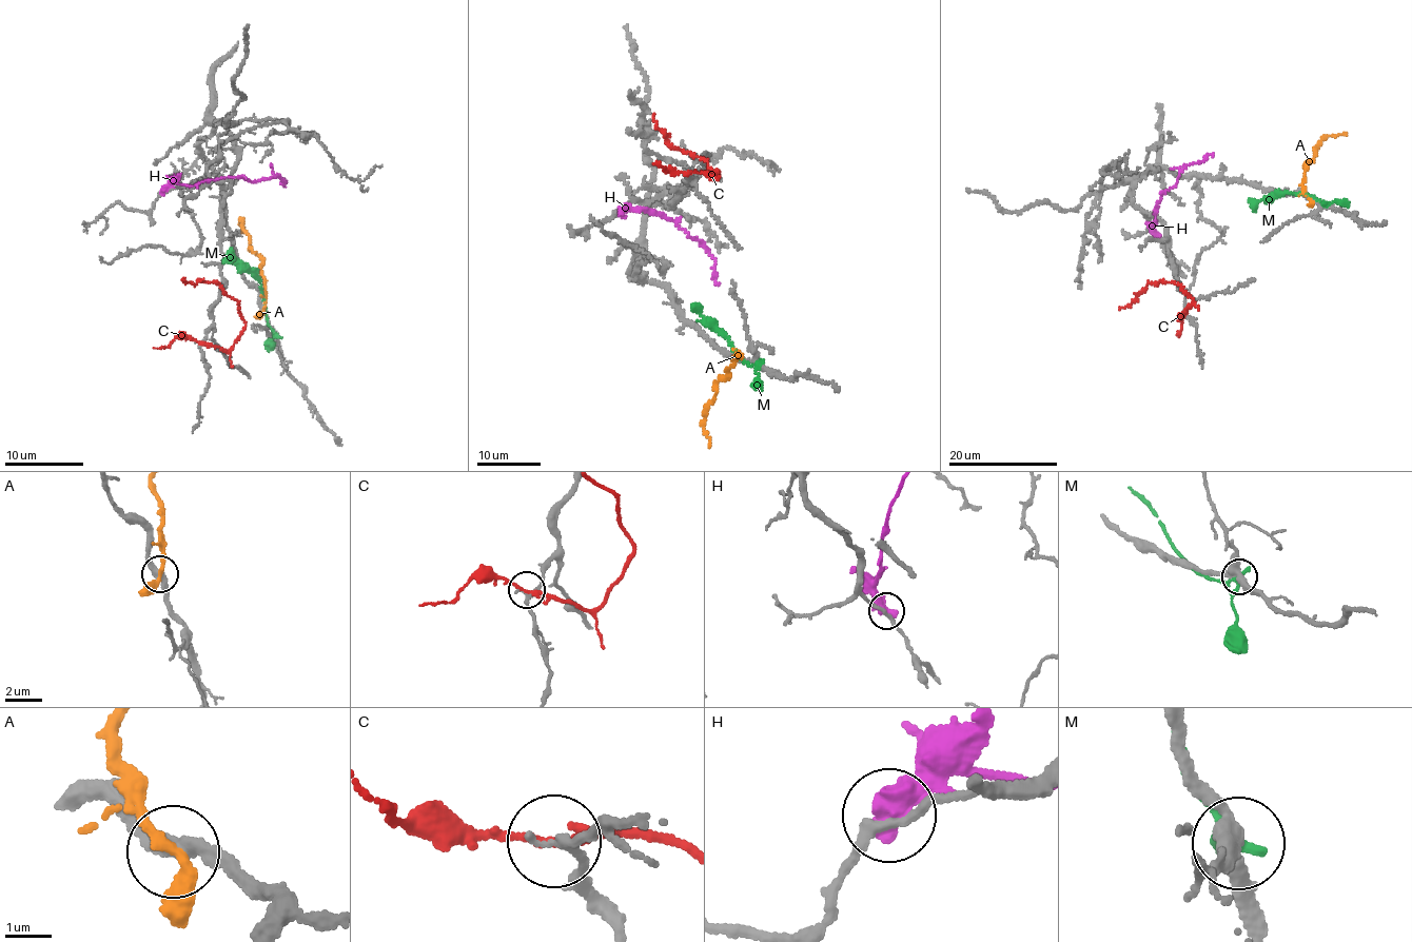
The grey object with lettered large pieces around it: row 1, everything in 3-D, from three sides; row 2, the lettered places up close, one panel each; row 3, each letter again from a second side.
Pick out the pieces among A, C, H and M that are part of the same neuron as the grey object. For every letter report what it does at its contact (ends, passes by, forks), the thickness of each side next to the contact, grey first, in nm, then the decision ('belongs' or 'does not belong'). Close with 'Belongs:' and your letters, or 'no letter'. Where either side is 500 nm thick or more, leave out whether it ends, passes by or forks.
A: it passes by; 320 nm thick on the grey side, 280 nm on the other; does not belong
C: it passes by; 170 nm thick on the grey side, 180 nm on the other; does not belong
H: 200 nm thick on the grey side, 650 nm on the other; does not belong
M: it passes by; 360 nm thick on the grey side, 200 nm on the other; does not belong
Belongs: no letter

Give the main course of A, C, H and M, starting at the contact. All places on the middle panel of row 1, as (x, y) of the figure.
A: (741, 357), (728, 370), (726, 376), (717, 383), (707, 407), (703, 424), (710, 446)
C: (686, 173), (713, 177), (717, 172), (709, 169), (702, 158), (670, 146), (653, 114)
H: (620, 211), (644, 210), (674, 219), (691, 238), (705, 246), (714, 260), (714, 280), (719, 283)
M: (759, 362), (753, 365), (742, 359), (729, 340), (692, 305)

